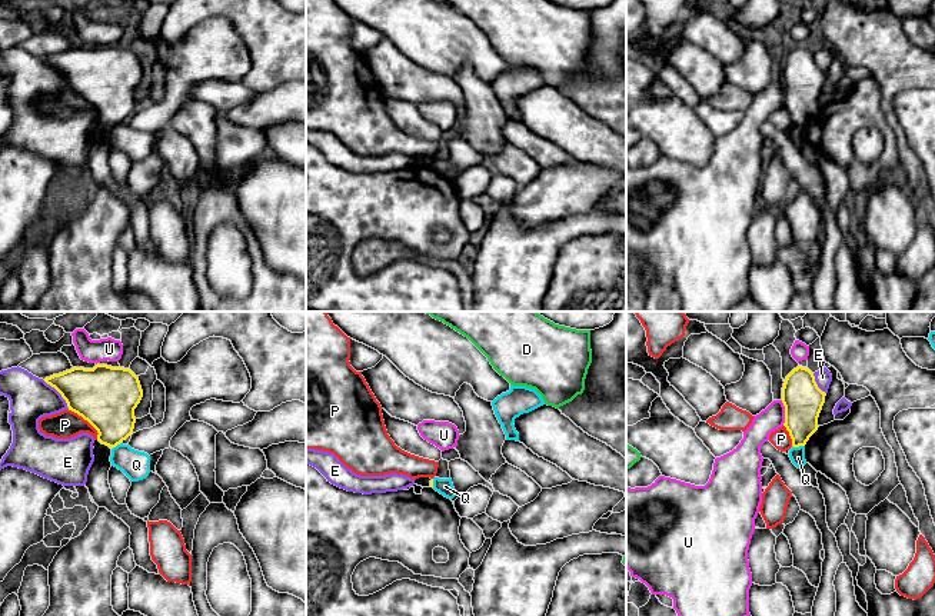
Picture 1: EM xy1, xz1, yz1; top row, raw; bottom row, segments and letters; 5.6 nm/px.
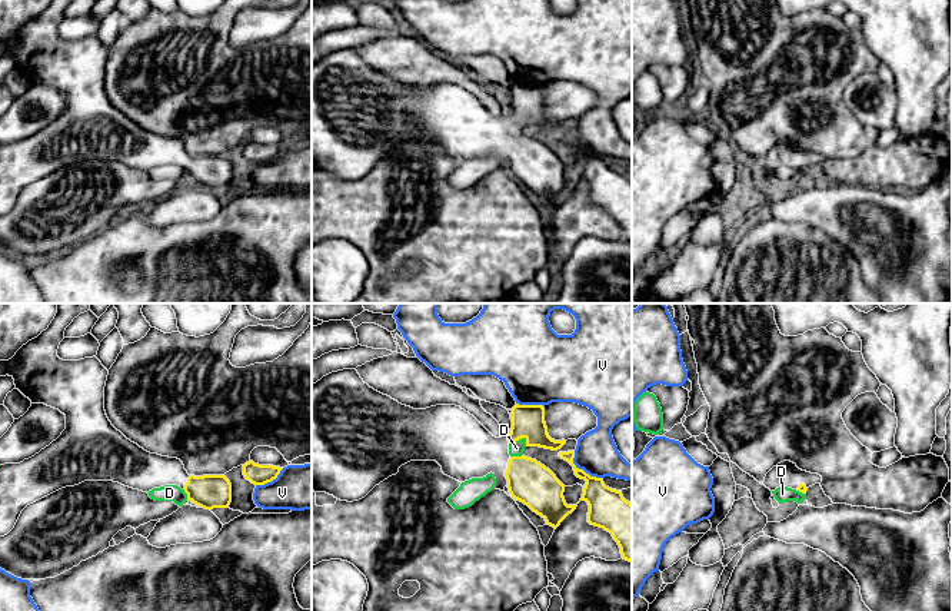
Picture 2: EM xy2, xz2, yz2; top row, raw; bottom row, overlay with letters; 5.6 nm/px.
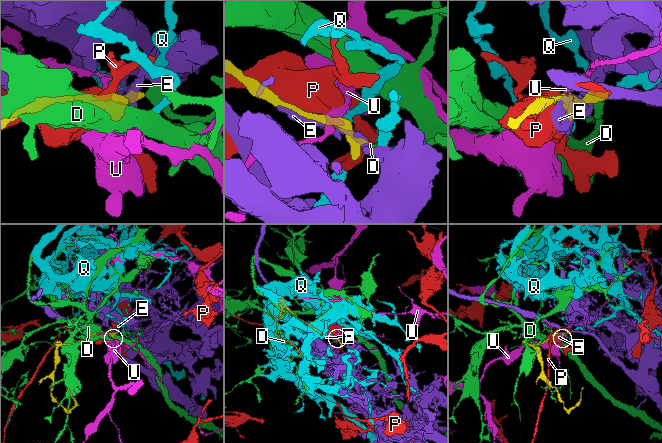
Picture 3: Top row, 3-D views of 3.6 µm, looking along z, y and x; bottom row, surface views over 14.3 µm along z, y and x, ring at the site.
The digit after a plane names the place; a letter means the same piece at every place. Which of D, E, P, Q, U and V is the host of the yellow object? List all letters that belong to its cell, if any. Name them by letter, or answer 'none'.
none

